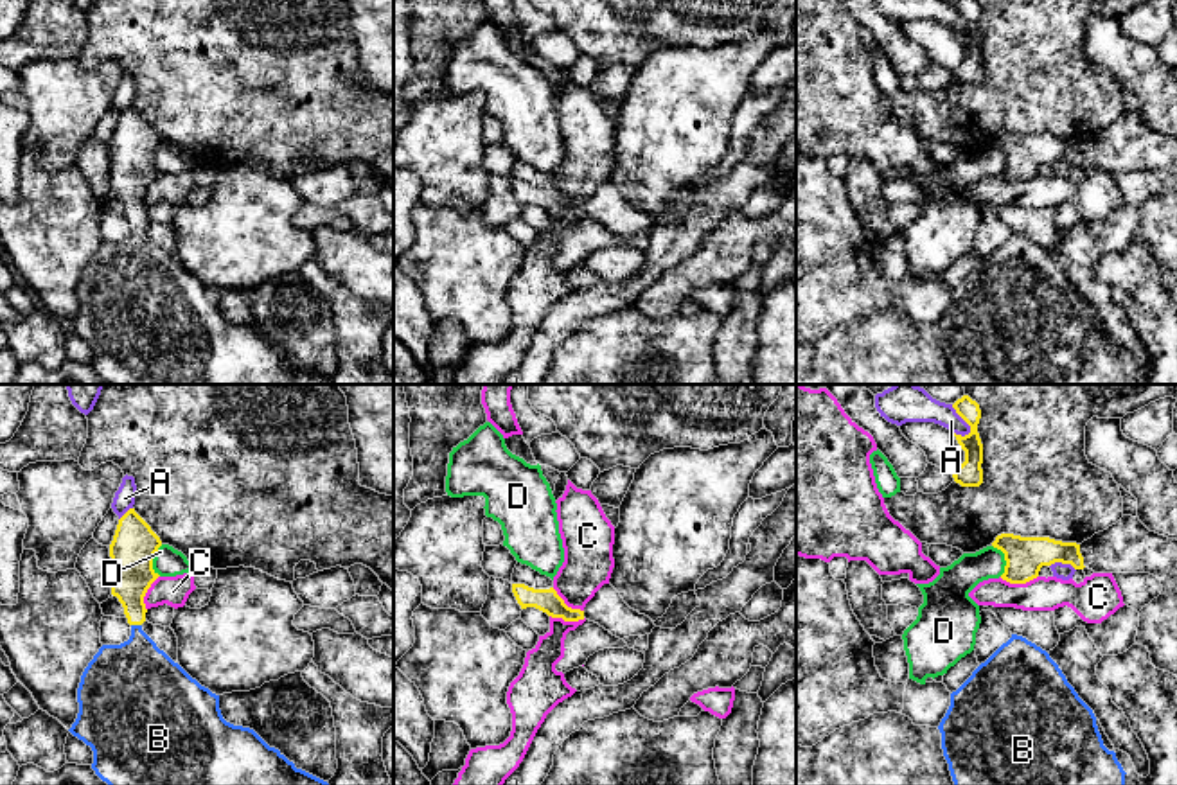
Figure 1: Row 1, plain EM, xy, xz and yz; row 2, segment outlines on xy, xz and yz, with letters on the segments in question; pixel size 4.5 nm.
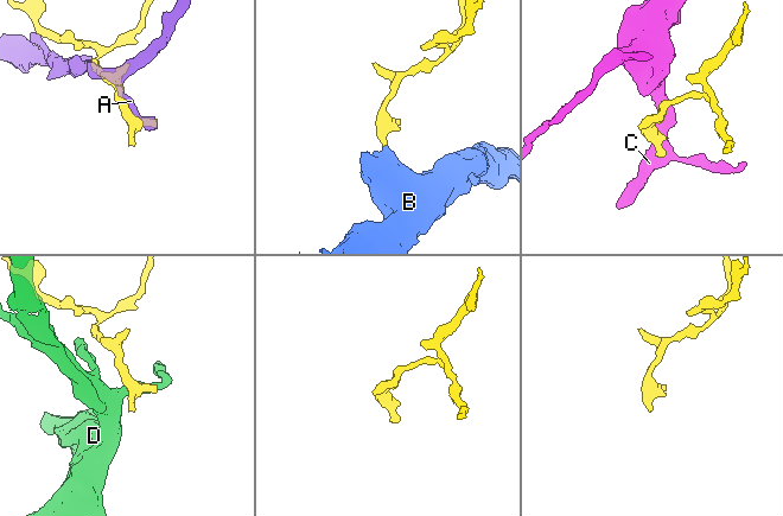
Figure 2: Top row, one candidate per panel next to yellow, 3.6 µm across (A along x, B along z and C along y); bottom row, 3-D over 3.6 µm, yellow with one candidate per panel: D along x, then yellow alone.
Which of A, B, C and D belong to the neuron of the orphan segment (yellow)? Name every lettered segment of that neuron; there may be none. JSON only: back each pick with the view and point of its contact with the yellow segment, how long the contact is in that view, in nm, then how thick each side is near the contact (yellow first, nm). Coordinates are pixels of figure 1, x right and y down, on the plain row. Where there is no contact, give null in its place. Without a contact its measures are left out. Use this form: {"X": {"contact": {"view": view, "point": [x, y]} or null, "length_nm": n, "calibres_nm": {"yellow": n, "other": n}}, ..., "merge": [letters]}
{"B": {"contact": {"view": "xy", "point": [137, 221]}, "length_nm": 50, "calibres_nm": {"yellow": 190, "other": 360}}, "merge": ["B"]}

